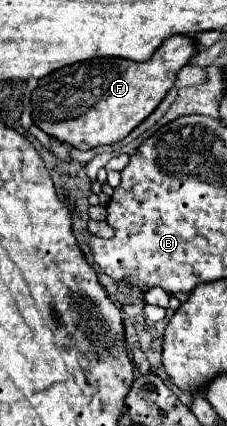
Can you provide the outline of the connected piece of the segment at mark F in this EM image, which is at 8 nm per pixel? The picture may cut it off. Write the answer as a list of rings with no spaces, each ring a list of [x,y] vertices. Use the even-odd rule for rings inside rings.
[[[173,35],[163,41],[163,45],[153,53],[149,61],[137,63],[129,59],[119,57],[97,57],[91,61],[73,63],[67,67],[61,67],[53,71],[51,75],[39,79],[39,85],[33,89],[31,105],[33,105],[33,121],[37,127],[41,127],[47,135],[57,137],[63,143],[69,143],[77,149],[91,149],[97,145],[109,145],[125,139],[153,109],[159,105],[159,101],[165,97],[165,93],[175,85],[177,71],[189,63],[191,57],[195,57],[199,51],[197,43],[189,35]]]

